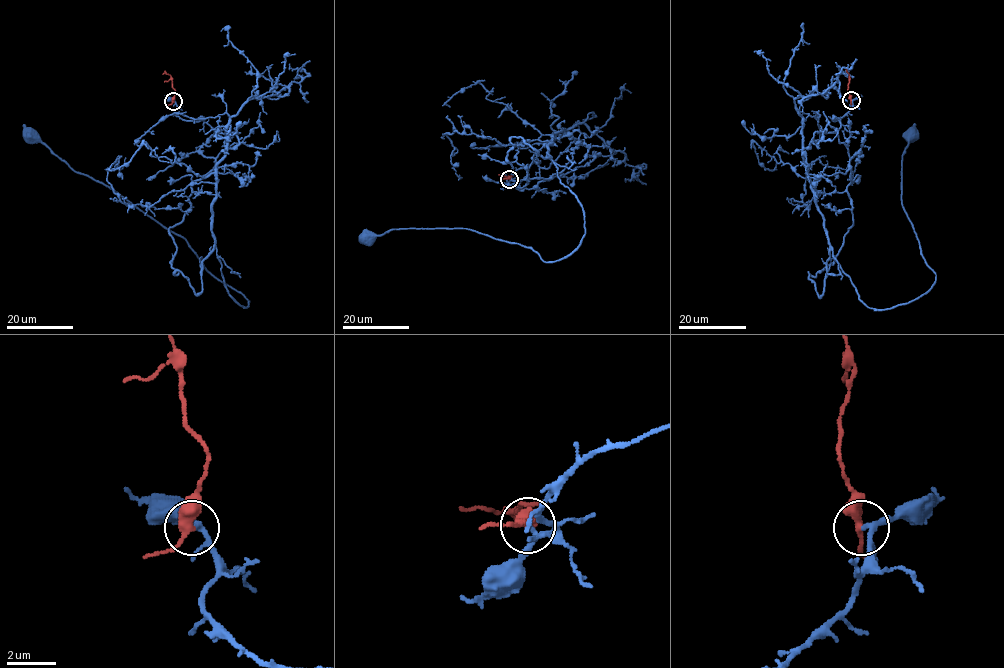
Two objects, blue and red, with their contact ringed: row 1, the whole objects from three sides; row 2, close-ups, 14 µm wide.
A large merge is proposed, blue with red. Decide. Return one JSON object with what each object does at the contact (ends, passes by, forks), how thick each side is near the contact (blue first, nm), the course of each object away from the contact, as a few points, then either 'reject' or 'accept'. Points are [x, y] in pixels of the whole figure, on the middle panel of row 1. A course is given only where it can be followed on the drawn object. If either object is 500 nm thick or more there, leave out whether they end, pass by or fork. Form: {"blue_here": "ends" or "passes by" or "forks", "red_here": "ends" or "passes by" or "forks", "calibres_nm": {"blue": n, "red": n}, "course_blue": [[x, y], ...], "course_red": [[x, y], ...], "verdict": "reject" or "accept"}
{"blue_here": "forks", "red_here": "passes by", "calibres_nm": {"blue": 140, "red": 360}, "course_blue": [[509, 179], [575, 139], [552, 135], [547, 152], [582, 207], [571, 252], [545, 262], [465, 228], [367, 236]], "course_red": [[509, 178], [511, 176], [498, 174]], "verdict": "accept"}

